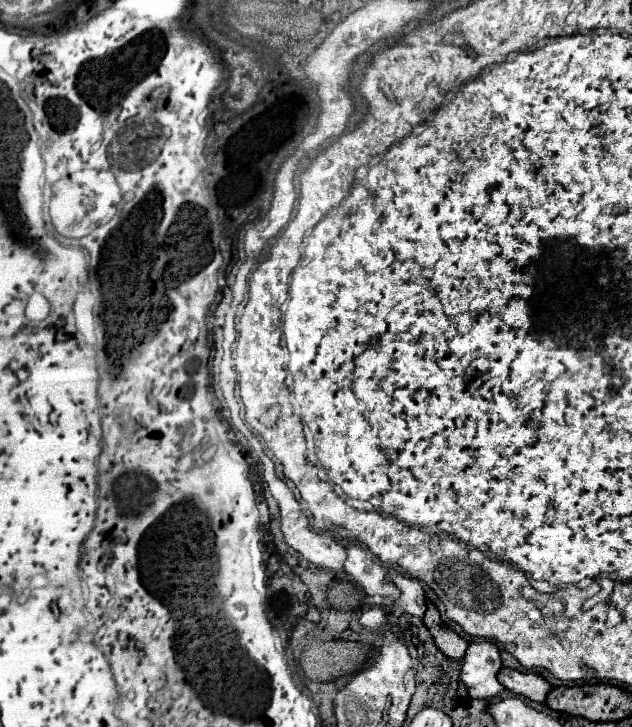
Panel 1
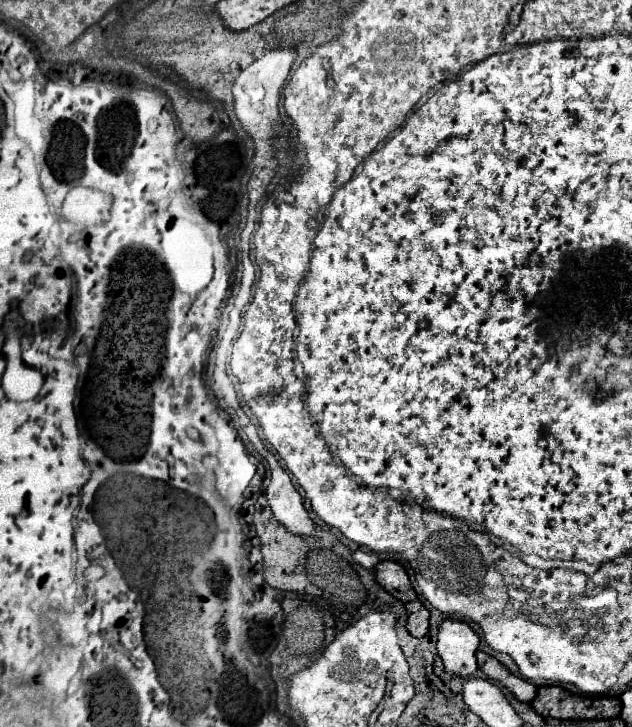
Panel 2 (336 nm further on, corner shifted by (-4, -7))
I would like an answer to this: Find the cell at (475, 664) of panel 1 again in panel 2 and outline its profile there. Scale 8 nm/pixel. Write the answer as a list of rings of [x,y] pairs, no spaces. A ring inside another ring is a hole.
[[[444,621],[438,631],[438,655],[448,673],[472,677],[478,669],[476,651],[480,637],[464,621]]]

